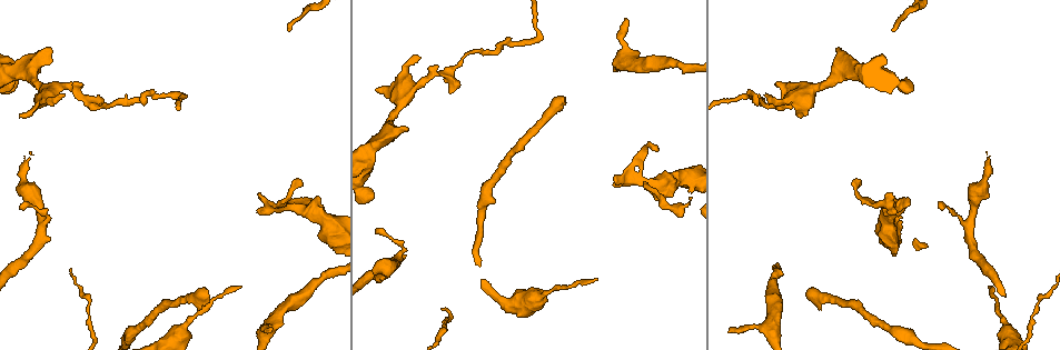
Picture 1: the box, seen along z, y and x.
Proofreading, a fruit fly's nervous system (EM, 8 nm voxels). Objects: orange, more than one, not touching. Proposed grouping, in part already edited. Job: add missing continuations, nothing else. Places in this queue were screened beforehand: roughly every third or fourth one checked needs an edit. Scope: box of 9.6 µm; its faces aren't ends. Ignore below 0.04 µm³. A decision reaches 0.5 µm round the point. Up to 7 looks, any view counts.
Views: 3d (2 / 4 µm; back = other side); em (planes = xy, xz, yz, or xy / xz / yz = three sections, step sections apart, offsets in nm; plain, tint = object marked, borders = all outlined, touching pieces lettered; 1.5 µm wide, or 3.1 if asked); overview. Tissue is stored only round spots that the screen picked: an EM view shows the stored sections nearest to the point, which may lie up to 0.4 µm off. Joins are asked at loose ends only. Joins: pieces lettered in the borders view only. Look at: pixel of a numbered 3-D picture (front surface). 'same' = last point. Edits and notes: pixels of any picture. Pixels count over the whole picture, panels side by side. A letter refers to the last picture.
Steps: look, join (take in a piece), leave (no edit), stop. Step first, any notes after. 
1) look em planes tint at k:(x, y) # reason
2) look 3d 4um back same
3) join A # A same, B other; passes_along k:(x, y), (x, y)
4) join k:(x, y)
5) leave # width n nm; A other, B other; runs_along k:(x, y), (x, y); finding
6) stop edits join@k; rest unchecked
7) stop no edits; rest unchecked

look 3d 4um at 1:(626, 18) # free end

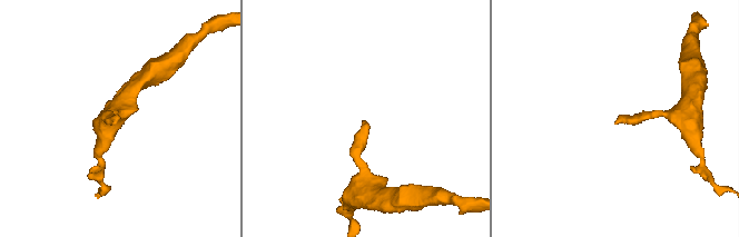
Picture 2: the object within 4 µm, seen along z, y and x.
look em xy step 8 tint at 2:(114, 123) # need the tissue

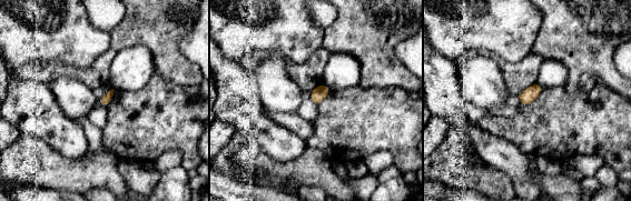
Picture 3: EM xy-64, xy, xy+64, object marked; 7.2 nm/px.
look em xy step 8 borders same # what lies round it

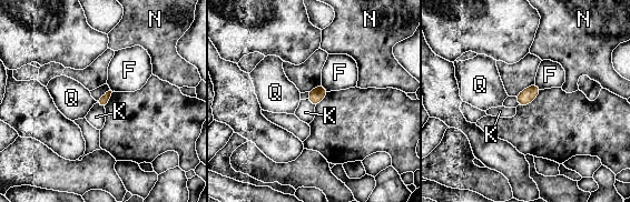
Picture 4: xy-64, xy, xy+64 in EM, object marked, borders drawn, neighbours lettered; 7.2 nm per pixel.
leave # F other, K other, N other, Q other; border 4:(307, 99), (315, 105); no lettered piece goes on from it

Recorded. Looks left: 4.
look em planes borders at 1:(766, 95) # tapers out

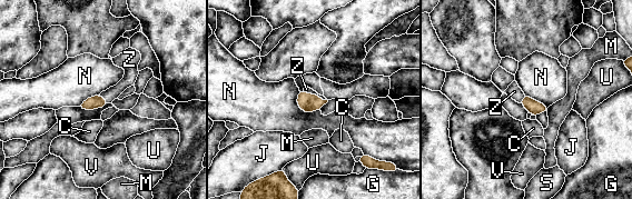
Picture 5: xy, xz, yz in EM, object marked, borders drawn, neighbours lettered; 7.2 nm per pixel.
join Z # width 100 nm; C other, G other, J other, M other, N other, S other, U other, V other, Z same; the neuron continues

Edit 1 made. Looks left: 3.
look overview

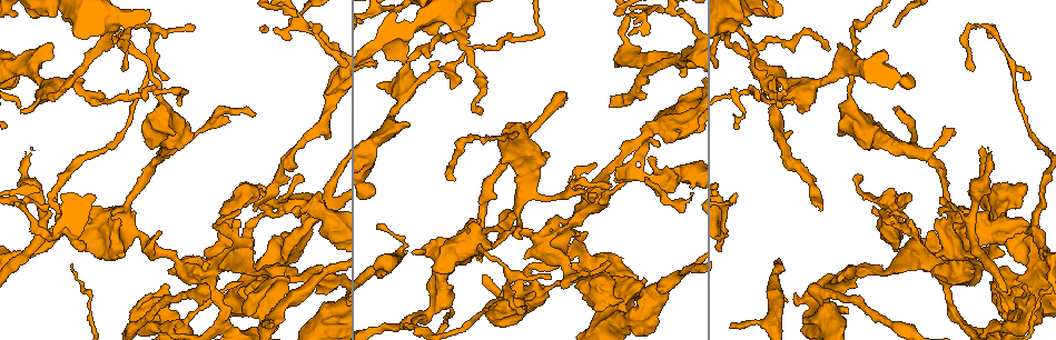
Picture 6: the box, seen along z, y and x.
look 3d 4um at 6:(822, 209) # branch stops here

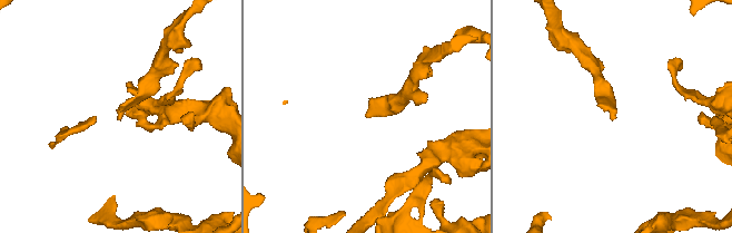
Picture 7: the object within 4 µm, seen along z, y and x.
look em planes borders at 7:(119, 118)

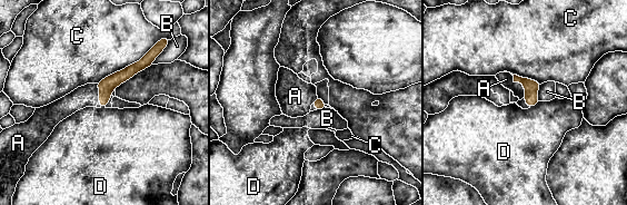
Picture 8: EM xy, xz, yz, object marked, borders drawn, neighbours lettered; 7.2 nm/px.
join A # A same, B other, C other, D other; it goes on there

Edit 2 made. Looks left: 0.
stop edits join@5, join@8; rest unchecked

